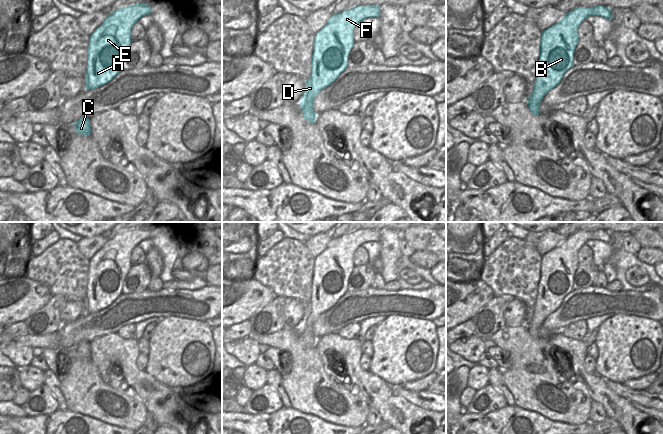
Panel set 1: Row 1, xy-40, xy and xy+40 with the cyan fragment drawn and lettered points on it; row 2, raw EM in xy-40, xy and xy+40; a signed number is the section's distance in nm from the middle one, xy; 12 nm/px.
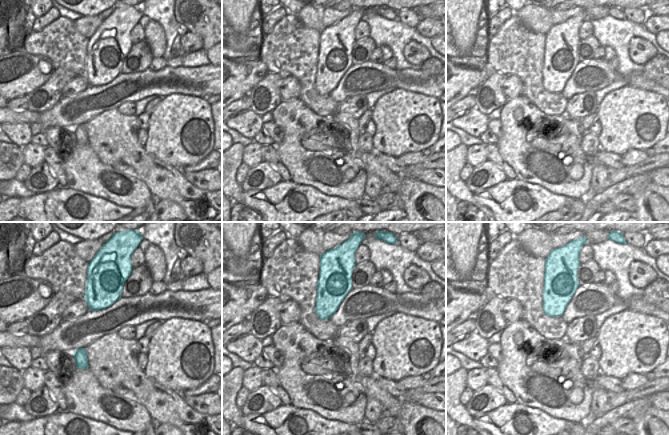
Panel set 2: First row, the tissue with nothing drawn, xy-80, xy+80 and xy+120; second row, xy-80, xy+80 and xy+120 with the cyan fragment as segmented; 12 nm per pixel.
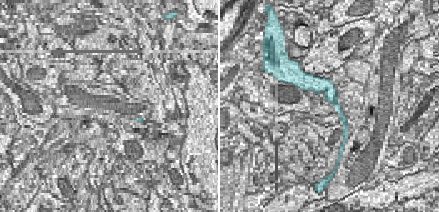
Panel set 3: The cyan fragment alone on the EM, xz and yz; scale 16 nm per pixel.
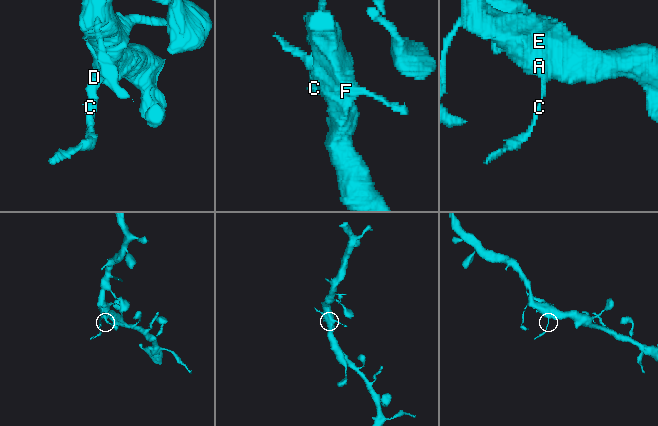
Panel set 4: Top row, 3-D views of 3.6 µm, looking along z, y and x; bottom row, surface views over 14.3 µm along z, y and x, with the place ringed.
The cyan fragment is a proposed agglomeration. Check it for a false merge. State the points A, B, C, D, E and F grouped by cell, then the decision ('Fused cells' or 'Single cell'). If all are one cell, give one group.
Groups: A B C D E F. Single cell.

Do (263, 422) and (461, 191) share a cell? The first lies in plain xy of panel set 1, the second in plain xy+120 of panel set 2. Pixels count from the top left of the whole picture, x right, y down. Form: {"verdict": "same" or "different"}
{"verdict": "different"}

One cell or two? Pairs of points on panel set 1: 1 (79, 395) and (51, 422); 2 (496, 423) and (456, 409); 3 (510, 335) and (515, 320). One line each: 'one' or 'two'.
1: two
2: two
3: two

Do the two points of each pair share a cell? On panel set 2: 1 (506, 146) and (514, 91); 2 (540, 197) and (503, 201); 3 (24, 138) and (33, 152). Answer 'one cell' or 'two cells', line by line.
1: two cells
2: one cell
3: two cells

